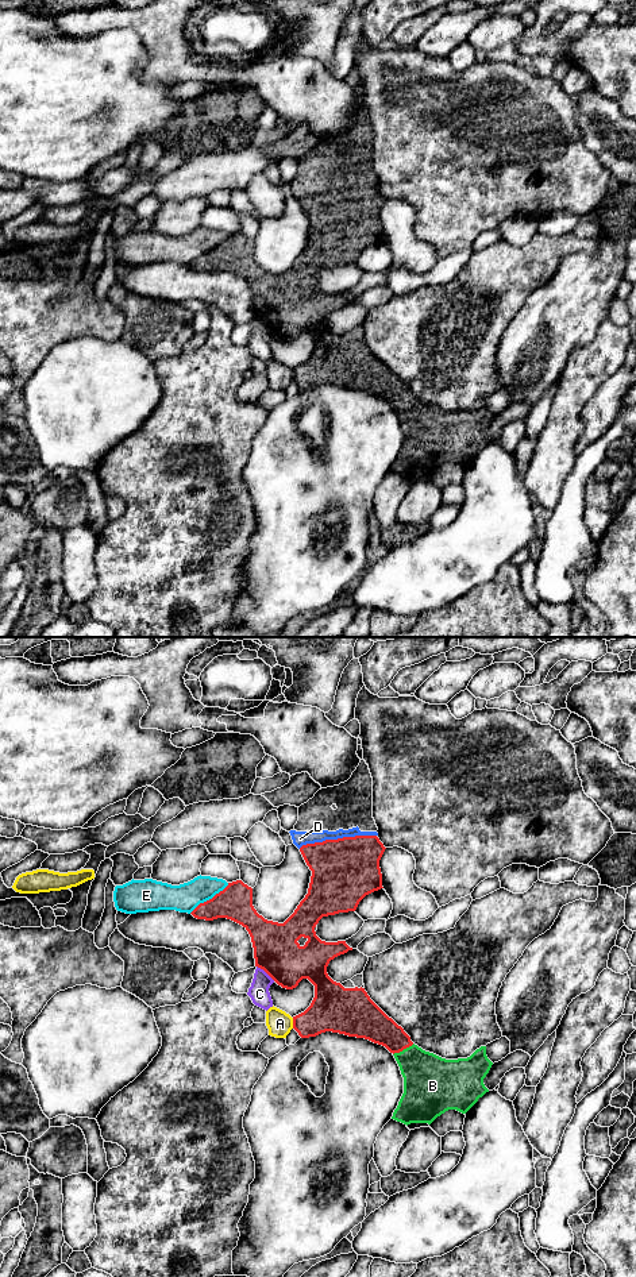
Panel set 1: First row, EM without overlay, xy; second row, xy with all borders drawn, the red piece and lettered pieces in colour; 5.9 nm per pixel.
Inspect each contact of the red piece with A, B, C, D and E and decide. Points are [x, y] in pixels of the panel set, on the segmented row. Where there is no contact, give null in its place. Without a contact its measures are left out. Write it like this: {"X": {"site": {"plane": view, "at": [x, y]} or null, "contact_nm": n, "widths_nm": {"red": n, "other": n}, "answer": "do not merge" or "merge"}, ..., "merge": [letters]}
{"A": {"site": {"plane": "xy", "at": [293, 1023]}, "contact_nm": 60, "widths_nm": {"red": 260, "other": 150}, "answer": "do not merge"}, "B": {"site": {"plane": "xy", "at": [403, 1049]}, "contact_nm": 140, "widths_nm": {"red": 200, "other": 320}, "answer": "merge"}, "C": {"site": {"plane": "xy", "at": [266, 972]}, "contact_nm": 140, "widths_nm": {"red": 280, "other": 120}, "answer": "do not merge"}, "D": {"site": {"plane": "xy", "at": [338, 838]}, "contact_nm": 480, "widths_nm": {"red": 380, "other": 90}, "answer": "merge"}, "E": {"site": {"plane": "xy", "at": [209, 899]}, "contact_nm": 300, "widths_nm": {"red": 200, "other": 170}, "answer": "do not merge"}, "merge": ["B", "D"]}

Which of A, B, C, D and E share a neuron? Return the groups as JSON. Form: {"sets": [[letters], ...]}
{"sets": [["A"], ["B", "D"], ["C"], ["E"]]}

